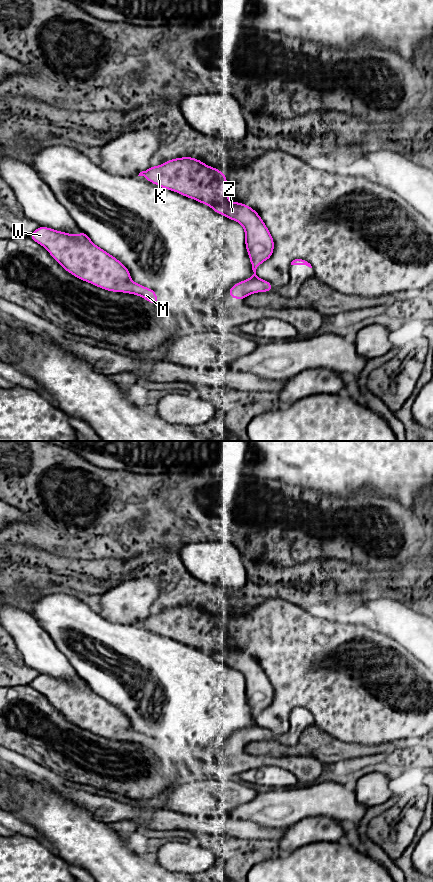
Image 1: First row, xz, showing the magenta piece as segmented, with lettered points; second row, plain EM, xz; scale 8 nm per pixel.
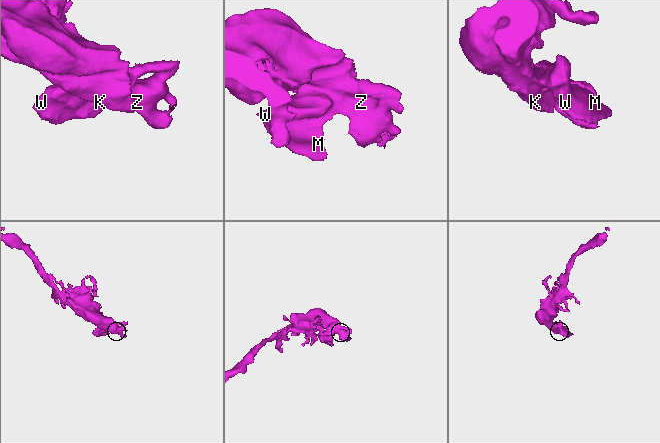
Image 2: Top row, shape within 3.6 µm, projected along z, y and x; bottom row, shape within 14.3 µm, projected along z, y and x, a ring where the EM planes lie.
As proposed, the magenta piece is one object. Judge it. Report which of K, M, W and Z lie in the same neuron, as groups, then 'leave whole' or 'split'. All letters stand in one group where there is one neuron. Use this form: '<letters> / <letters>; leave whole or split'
K / M W Z; split

